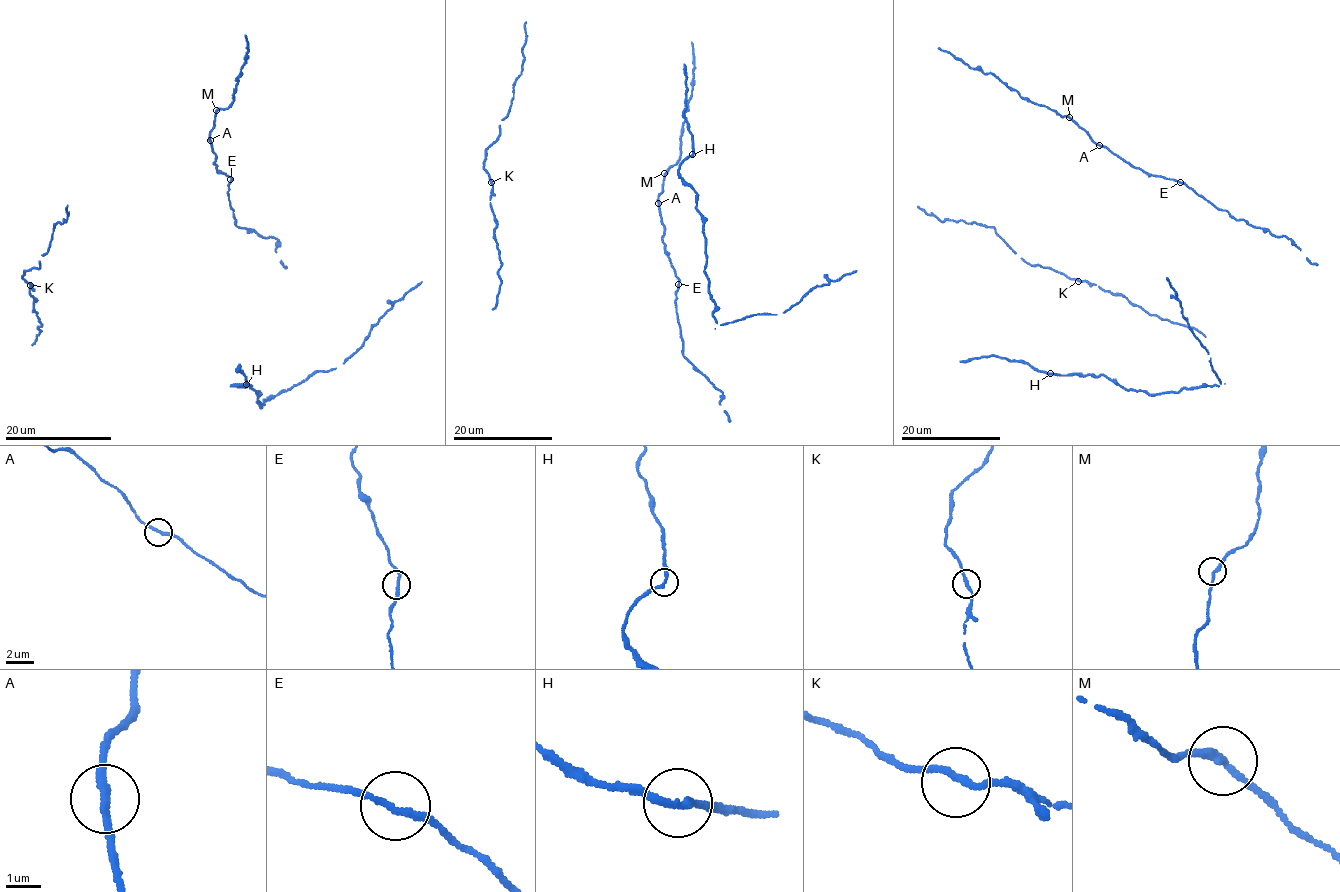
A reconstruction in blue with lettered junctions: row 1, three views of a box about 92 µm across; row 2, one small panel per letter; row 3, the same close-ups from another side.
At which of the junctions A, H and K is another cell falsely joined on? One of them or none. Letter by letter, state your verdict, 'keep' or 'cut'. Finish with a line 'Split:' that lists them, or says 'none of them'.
A: keep
H: keep
K: keep
Split: none of them

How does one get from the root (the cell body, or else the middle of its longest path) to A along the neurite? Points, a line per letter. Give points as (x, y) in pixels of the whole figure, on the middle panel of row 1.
A: (723, 393), (683, 355), (675, 303), (678, 277), (662, 239), (664, 225), (658, 203)

